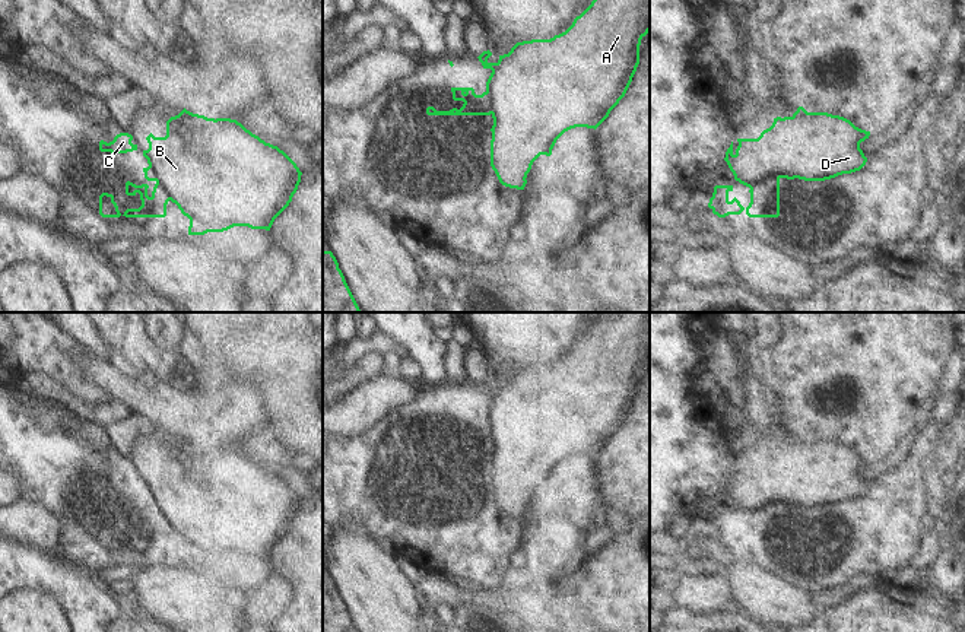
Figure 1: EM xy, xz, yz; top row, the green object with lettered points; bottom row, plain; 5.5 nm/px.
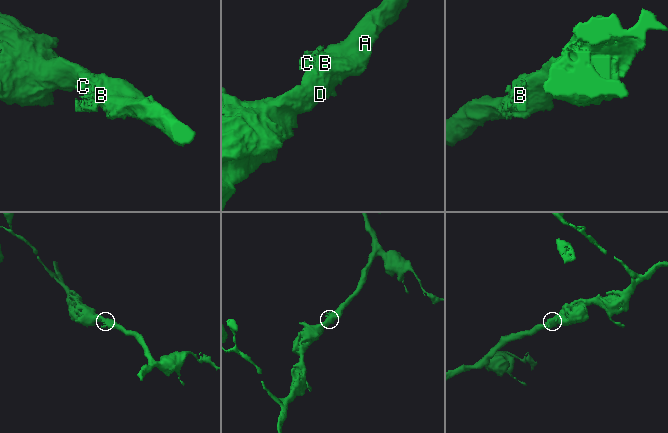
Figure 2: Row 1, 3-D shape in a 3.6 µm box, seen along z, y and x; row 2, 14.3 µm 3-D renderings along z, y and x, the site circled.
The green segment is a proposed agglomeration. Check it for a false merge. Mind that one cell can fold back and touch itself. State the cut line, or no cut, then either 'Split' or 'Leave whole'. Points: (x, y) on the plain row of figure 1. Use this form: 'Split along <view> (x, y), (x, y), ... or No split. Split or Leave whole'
Split along xy (148, 494), (170, 526). Split.

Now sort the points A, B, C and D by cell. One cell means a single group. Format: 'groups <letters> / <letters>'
groups A B D / C

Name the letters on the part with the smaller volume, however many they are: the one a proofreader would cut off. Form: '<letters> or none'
C

